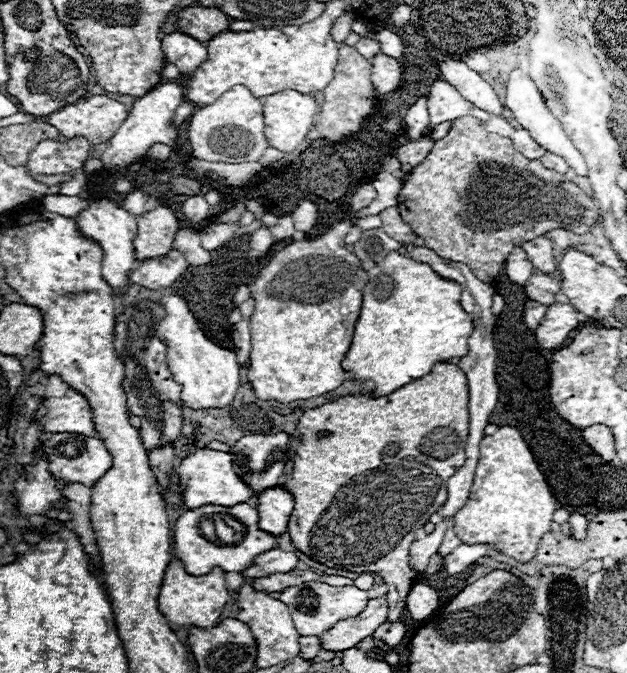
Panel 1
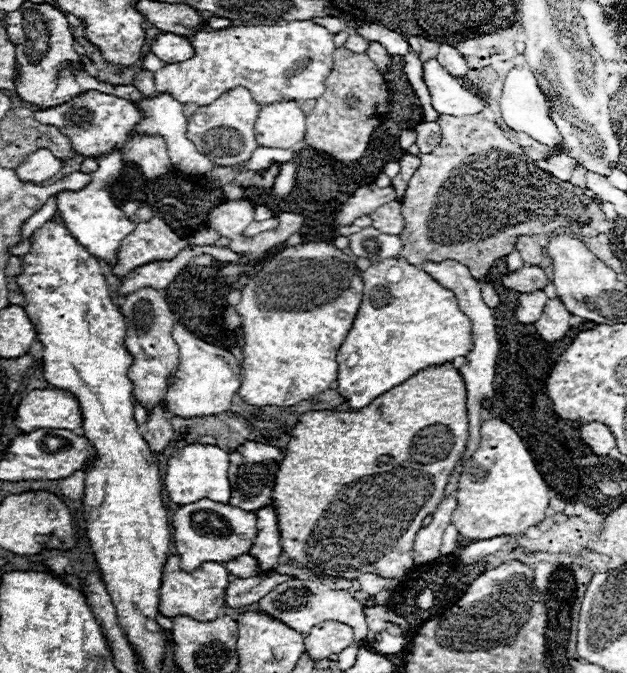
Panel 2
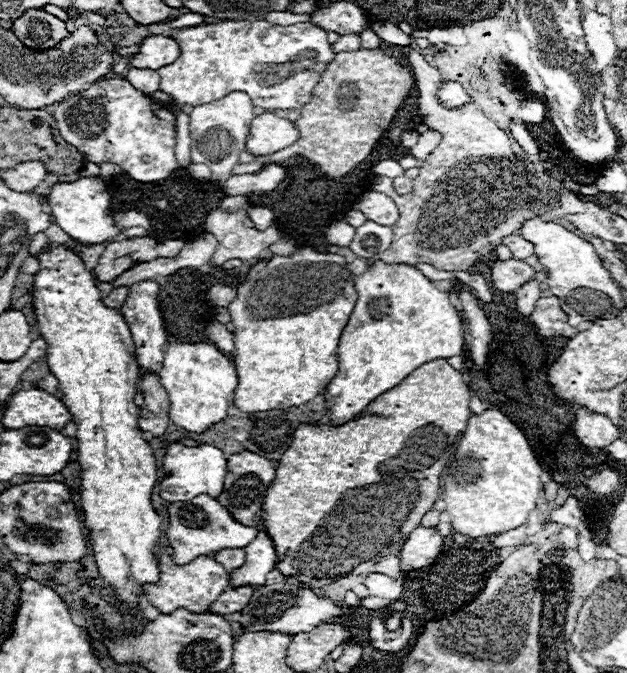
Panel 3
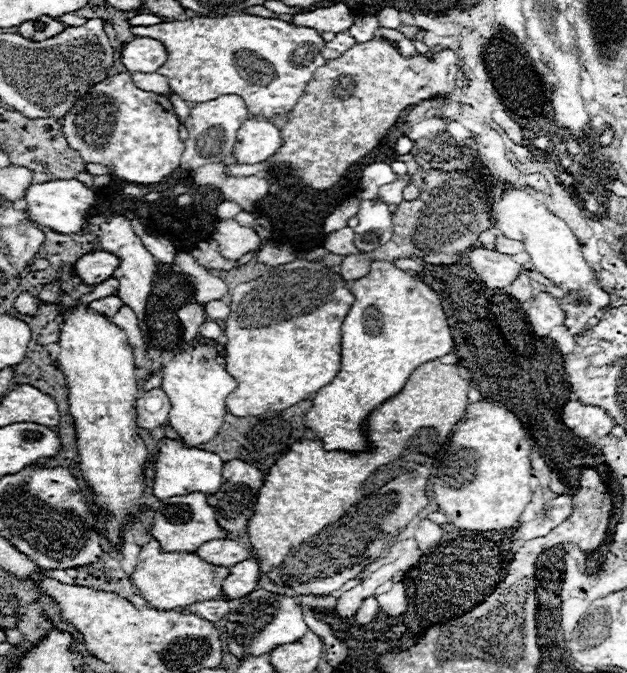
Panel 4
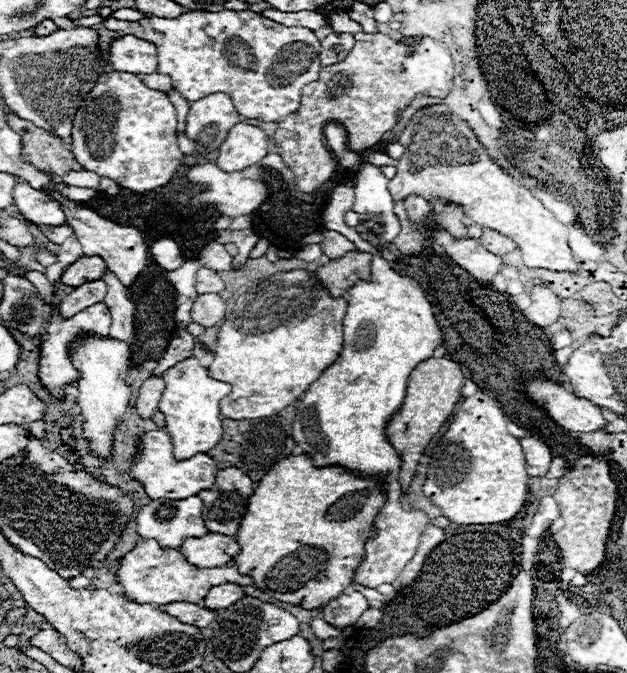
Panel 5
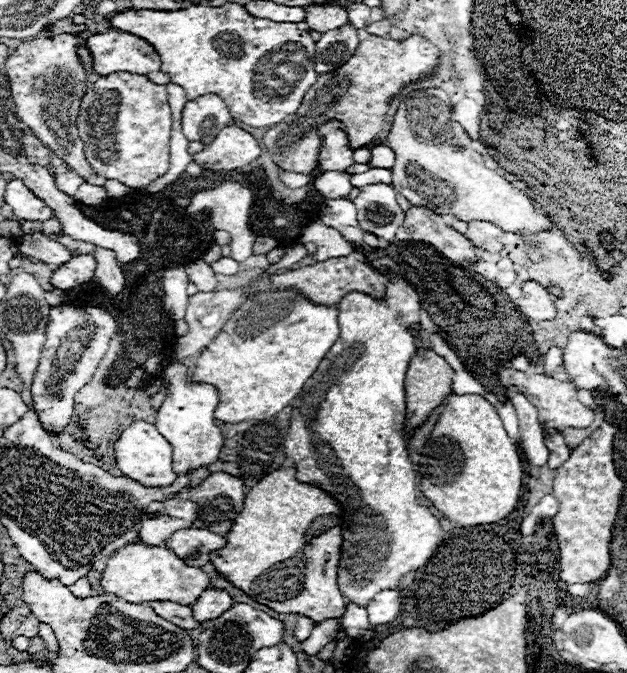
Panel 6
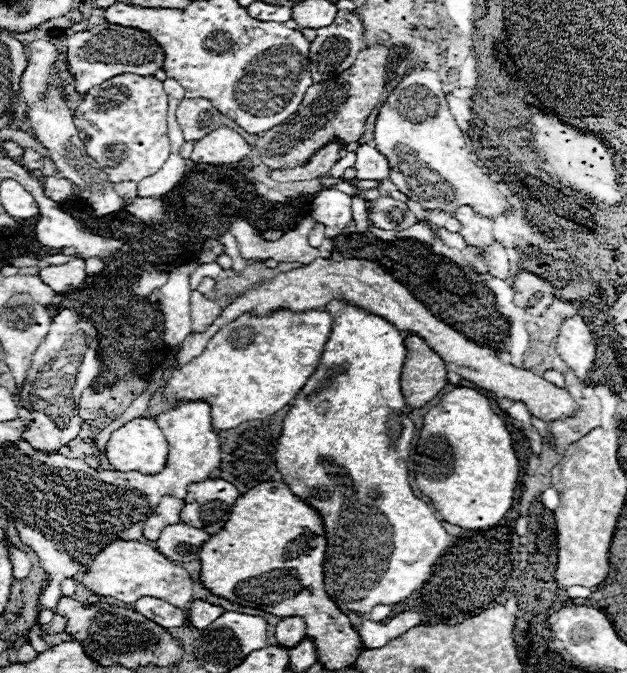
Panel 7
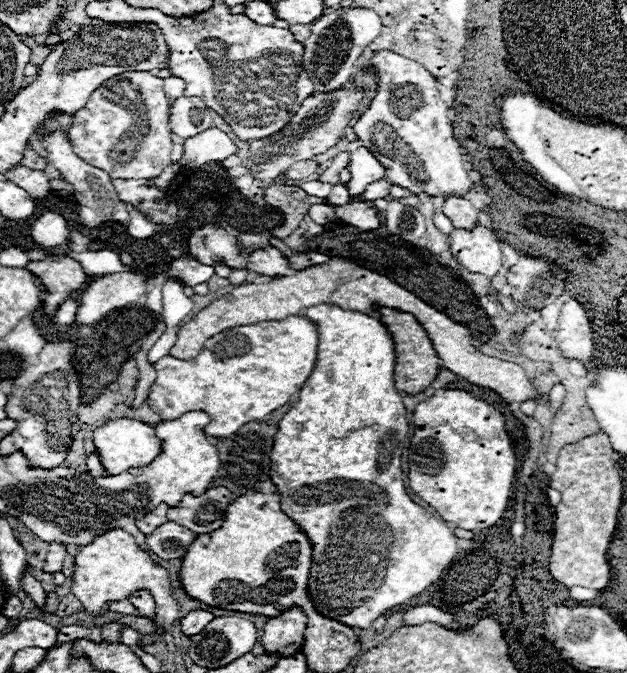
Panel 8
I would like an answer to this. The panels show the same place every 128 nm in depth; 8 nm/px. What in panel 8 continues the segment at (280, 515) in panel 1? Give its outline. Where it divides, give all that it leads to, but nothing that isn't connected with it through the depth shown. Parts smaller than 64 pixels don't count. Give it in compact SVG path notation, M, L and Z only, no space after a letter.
M192 610L182 618L182 632L186 636L194 636L198 632L202 632L210 622L214 620L214 614L206 612L206 610Z

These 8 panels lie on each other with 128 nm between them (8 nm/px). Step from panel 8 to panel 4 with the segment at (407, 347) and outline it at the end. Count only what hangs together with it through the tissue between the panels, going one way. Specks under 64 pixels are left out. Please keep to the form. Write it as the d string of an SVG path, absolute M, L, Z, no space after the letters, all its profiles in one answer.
M432 360L410 374L404 390L370 412L364 426L370 450L354 454L328 452L320 438L292 444L290 452L286 452L266 474L266 484L258 490L256 512L248 520L246 536L252 552L260 560L262 574L280 586L292 588L296 594L328 596L334 590L340 590L348 580L356 578L364 570L366 560L376 560L386 554L394 544L396 534L428 506L424 488L430 474L424 474L424 460L412 458L412 454L416 454L414 446L422 446L422 450L430 448L426 454L432 454L434 448L440 448L448 440L452 426L466 414L468 388L468 380L460 376L456 366Z

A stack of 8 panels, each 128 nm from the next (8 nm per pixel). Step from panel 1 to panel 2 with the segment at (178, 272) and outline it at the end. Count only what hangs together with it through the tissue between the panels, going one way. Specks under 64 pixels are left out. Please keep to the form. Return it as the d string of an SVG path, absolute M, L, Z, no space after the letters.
M188 246L188 248L184 248L184 252L178 252L178 256L174 256L174 260L150 262L150 264L144 264L144 266L128 272L122 280L120 292L132 294L132 292L146 288L146 286L156 288L156 290L164 290L178 276L178 272L182 268L186 268L194 256L200 256L200 254L210 254L216 260L230 262L230 264L236 264L240 258L236 252L232 252L224 246Z

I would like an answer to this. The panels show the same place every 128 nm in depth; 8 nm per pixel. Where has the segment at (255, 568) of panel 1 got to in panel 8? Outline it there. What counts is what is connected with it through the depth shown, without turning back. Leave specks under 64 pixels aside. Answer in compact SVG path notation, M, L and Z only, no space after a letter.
M168 520L146 536L146 544L150 546L150 552L154 552L156 556L164 560L174 560L186 554L188 546L192 544L192 540L196 540L196 536L196 532Z

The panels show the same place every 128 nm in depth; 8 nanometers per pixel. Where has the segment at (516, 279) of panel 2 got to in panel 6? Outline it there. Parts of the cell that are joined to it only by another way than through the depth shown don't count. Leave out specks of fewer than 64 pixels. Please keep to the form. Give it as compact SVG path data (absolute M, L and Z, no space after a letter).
M412 206L406 212L404 224L396 232L396 240L416 240L438 248L446 258L456 264L476 262L476 246L454 228L446 226L442 216L432 214L432 210L422 206Z

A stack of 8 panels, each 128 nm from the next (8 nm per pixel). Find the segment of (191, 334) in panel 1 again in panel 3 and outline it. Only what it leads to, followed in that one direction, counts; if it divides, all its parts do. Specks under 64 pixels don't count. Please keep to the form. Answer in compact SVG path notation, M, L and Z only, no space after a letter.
M170 342L158 376L170 398L170 420L188 432L204 432L210 424L224 420L238 386L236 368L214 344Z

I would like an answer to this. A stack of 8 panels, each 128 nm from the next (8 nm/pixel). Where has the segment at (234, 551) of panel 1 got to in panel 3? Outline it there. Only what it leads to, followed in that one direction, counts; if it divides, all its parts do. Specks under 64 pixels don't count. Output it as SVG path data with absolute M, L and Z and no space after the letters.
M196 496L196 500L190 502L174 502L168 508L168 540L174 548L174 560L176 564L190 564L196 556L212 556L216 550L226 548L244 548L248 546L256 534L256 526L244 526L238 520L230 516L230 512L210 496Z

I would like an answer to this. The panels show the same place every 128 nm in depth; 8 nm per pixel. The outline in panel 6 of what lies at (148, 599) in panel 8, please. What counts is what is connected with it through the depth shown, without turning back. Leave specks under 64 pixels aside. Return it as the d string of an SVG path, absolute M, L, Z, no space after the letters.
M148 602L150 608L154 608L154 612L158 616L162 616L164 620L170 620L172 624L184 628L184 630L192 630L192 628L200 628L200 622L194 620L194 612L190 606L182 606L176 602Z

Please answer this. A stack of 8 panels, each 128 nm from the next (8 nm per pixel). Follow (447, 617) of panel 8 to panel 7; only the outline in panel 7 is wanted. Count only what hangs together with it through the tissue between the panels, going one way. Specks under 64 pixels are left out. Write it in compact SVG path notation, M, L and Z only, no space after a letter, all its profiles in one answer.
M402 612L400 616L394 616L388 624L370 622L364 616L358 616L358 622L354 622L356 632L362 638L362 644L366 648L382 648L388 640L400 636L404 630L410 630L412 626L420 624L424 618L418 612Z

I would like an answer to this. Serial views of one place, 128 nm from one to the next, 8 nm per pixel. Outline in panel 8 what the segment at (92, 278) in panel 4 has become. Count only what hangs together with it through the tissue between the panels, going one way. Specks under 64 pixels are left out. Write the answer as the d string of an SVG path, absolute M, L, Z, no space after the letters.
M72 258L62 260L42 260L42 262L28 262L26 266L32 274L36 274L42 284L46 286L44 298L44 312L54 312L72 292L80 290L86 282L86 274L80 262Z

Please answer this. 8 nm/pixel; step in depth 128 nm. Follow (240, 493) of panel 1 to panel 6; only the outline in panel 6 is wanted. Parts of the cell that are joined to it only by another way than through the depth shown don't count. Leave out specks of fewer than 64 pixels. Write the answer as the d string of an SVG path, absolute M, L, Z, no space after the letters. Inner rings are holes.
M134 422L130 428L126 428L116 442L116 464L118 468L132 480L146 484L146 486L170 486L176 480L176 474L172 470L172 450L168 440L156 430L154 424L148 422ZM208 466L198 468L198 470L192 470L192 472L190 472L190 484L188 484L188 488L194 488L194 486L202 484L208 476L210 476L210 468L208 468Z

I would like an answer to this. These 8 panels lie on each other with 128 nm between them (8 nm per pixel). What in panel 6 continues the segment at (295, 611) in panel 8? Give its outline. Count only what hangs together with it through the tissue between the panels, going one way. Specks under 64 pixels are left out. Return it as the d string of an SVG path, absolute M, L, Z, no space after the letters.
M300 616L298 622L296 622L296 630L294 630L294 634L296 634L298 640L306 640L314 627L315 623L311 619L305 616Z

